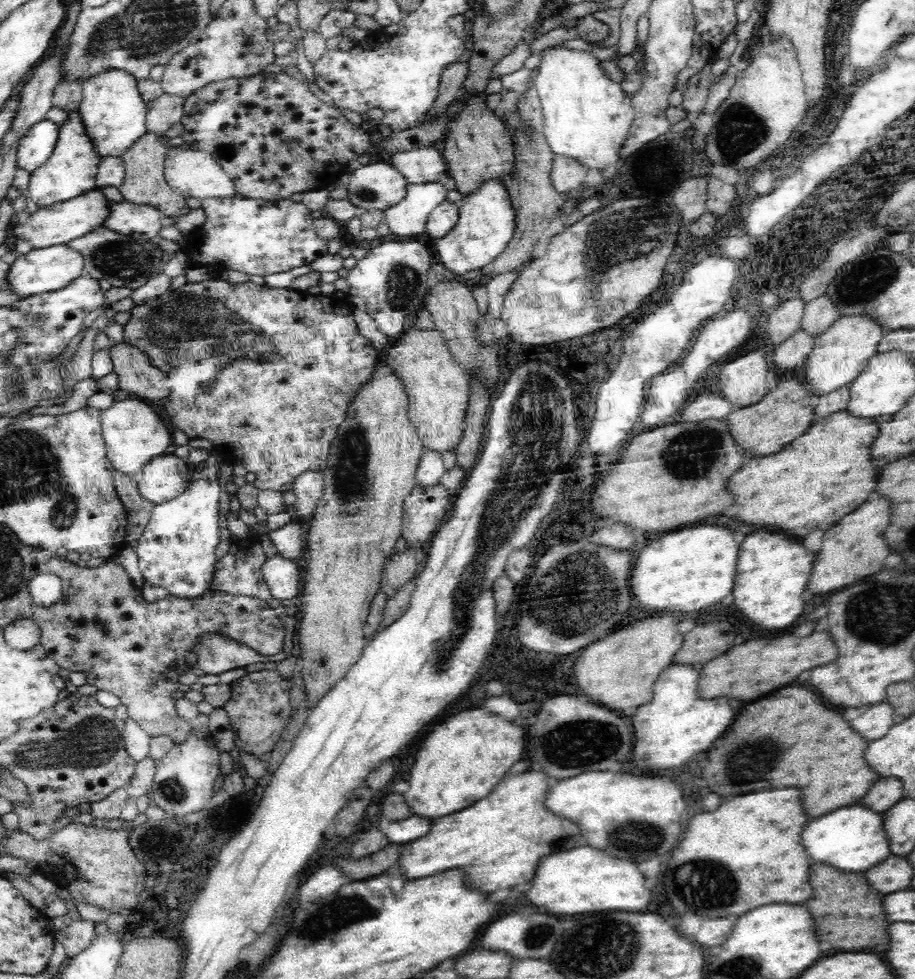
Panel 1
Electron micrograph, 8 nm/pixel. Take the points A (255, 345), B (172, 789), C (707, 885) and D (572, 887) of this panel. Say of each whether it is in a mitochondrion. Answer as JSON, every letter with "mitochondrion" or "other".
{"A":"mitochondrion","B":"mitochondrion","C":"mitochondrion","D":"other"}

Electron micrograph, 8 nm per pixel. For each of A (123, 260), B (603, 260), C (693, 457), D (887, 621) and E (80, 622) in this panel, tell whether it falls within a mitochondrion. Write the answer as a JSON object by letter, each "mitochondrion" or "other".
{"A":"mitochondrion","B":"other","C":"mitochondrion","D":"mitochondrion","E":"other"}

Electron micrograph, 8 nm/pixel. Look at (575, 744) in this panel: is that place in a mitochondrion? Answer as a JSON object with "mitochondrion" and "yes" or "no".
{"mitochondrion":"yes"}

